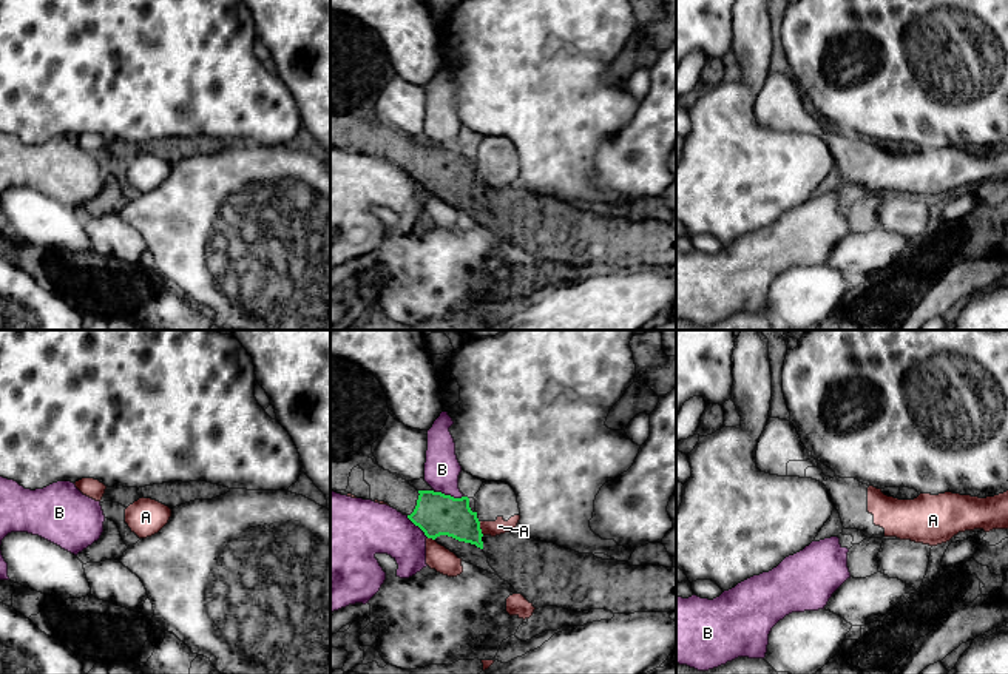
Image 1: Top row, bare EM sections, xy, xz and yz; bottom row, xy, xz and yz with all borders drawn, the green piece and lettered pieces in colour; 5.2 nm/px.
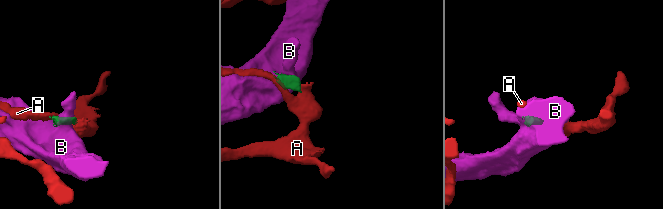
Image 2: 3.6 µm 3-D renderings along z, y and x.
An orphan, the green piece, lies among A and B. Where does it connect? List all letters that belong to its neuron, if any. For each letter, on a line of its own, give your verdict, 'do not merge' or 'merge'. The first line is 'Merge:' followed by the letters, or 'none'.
Merge: none
A: do not merge
B: do not merge

